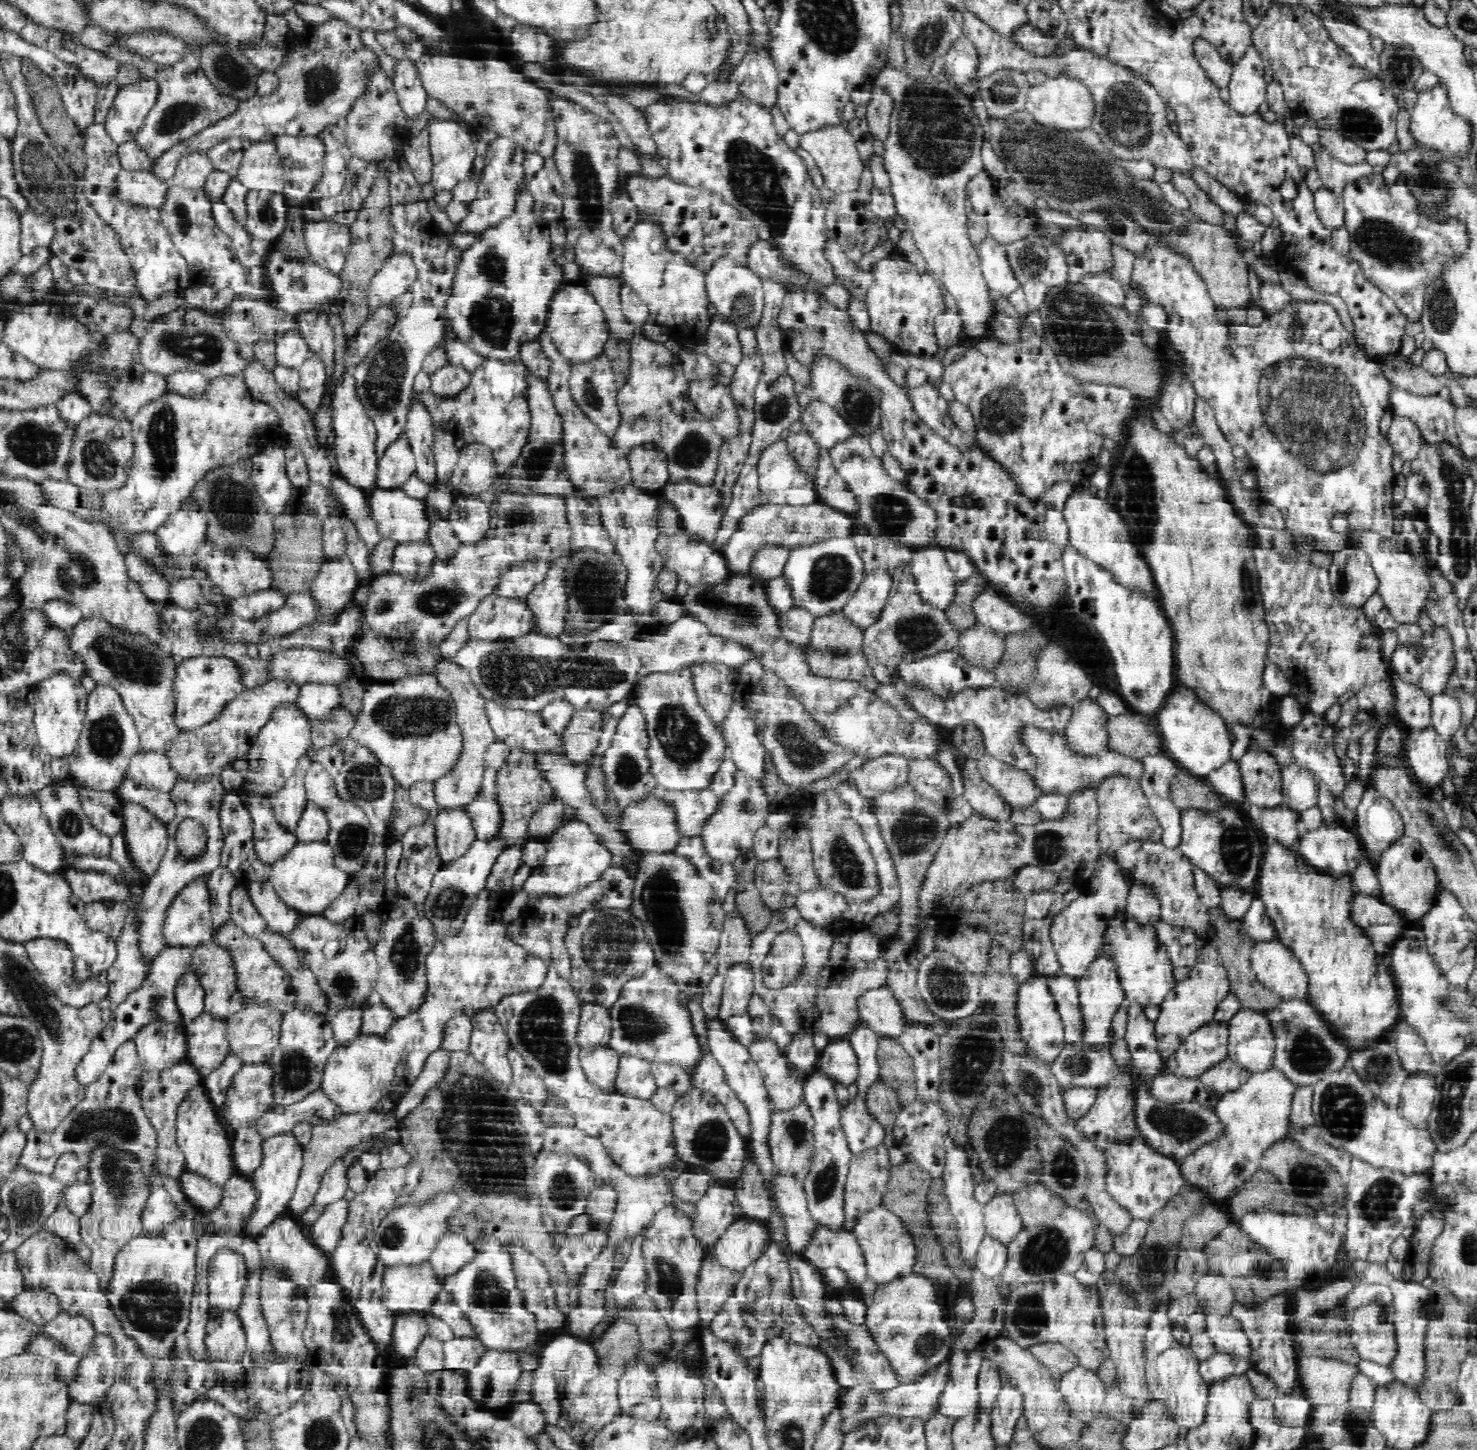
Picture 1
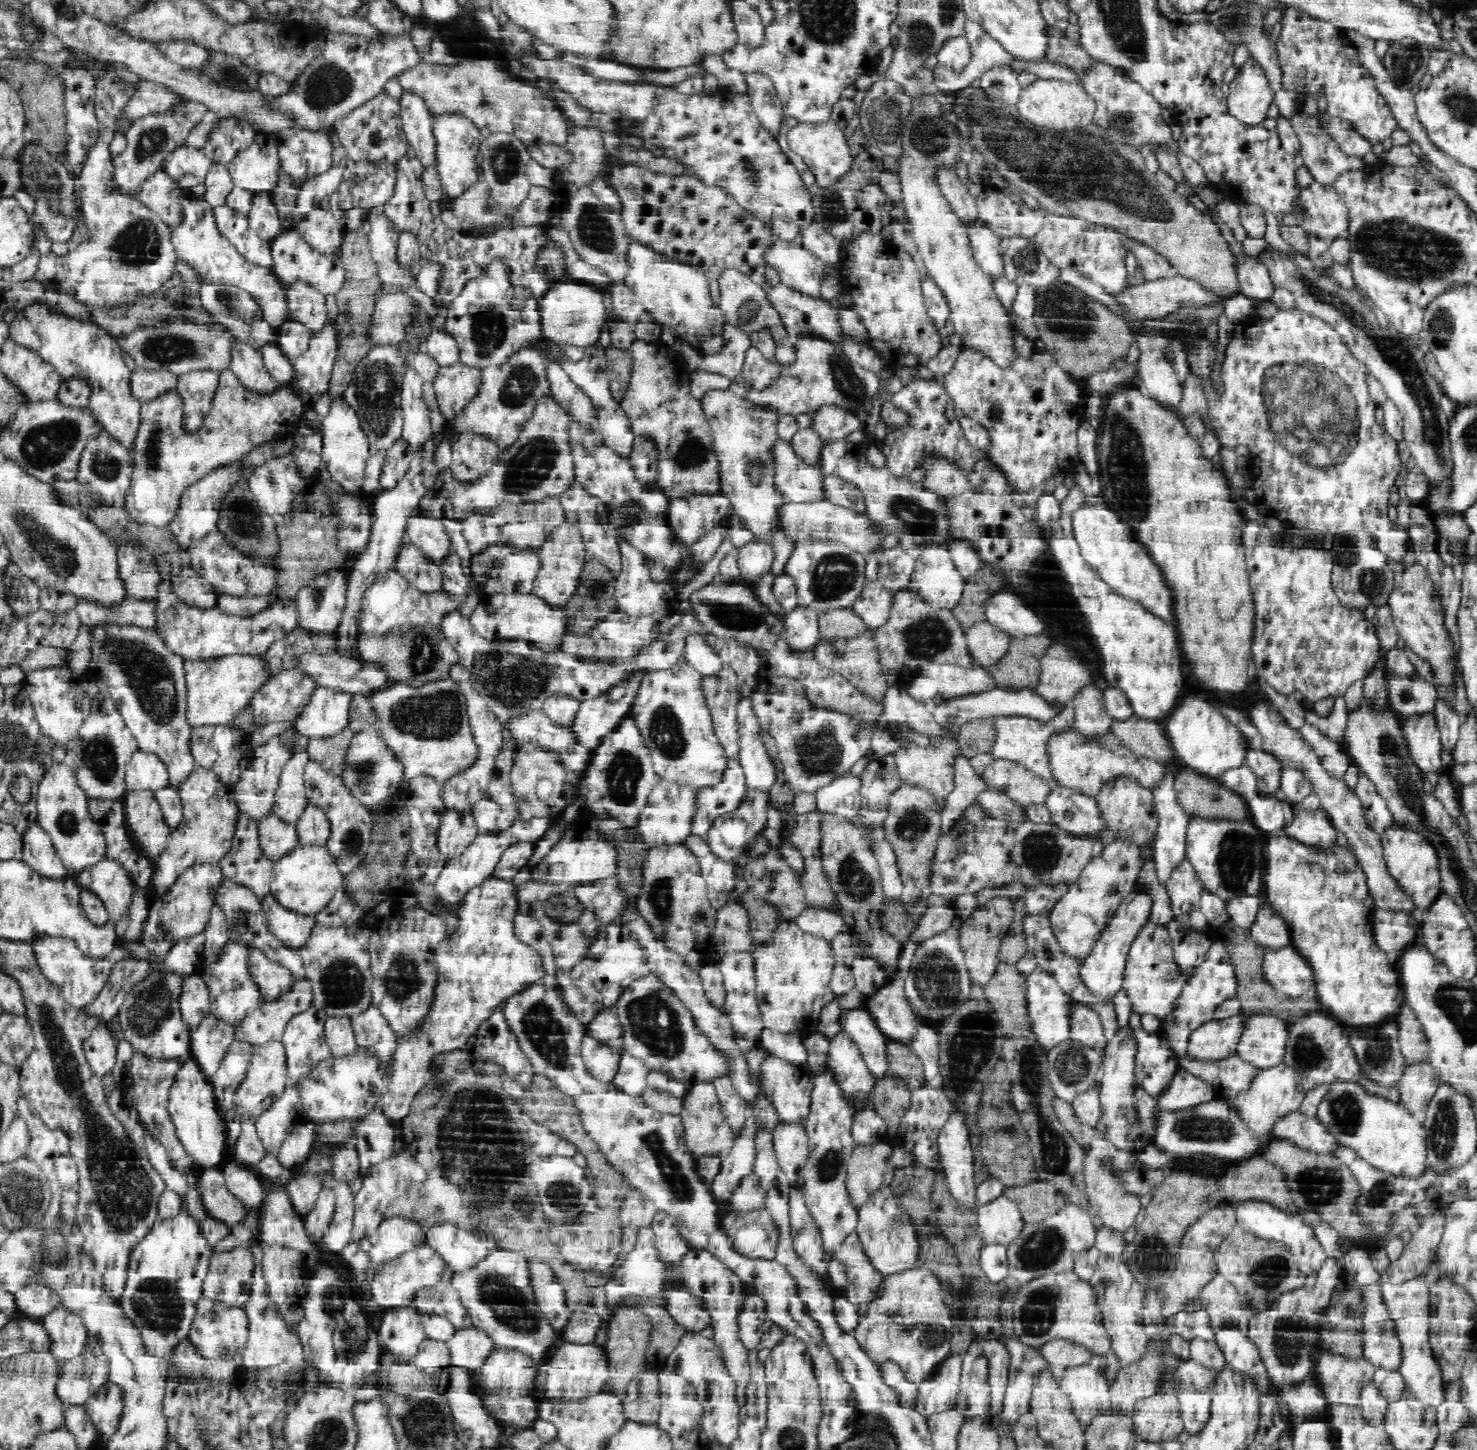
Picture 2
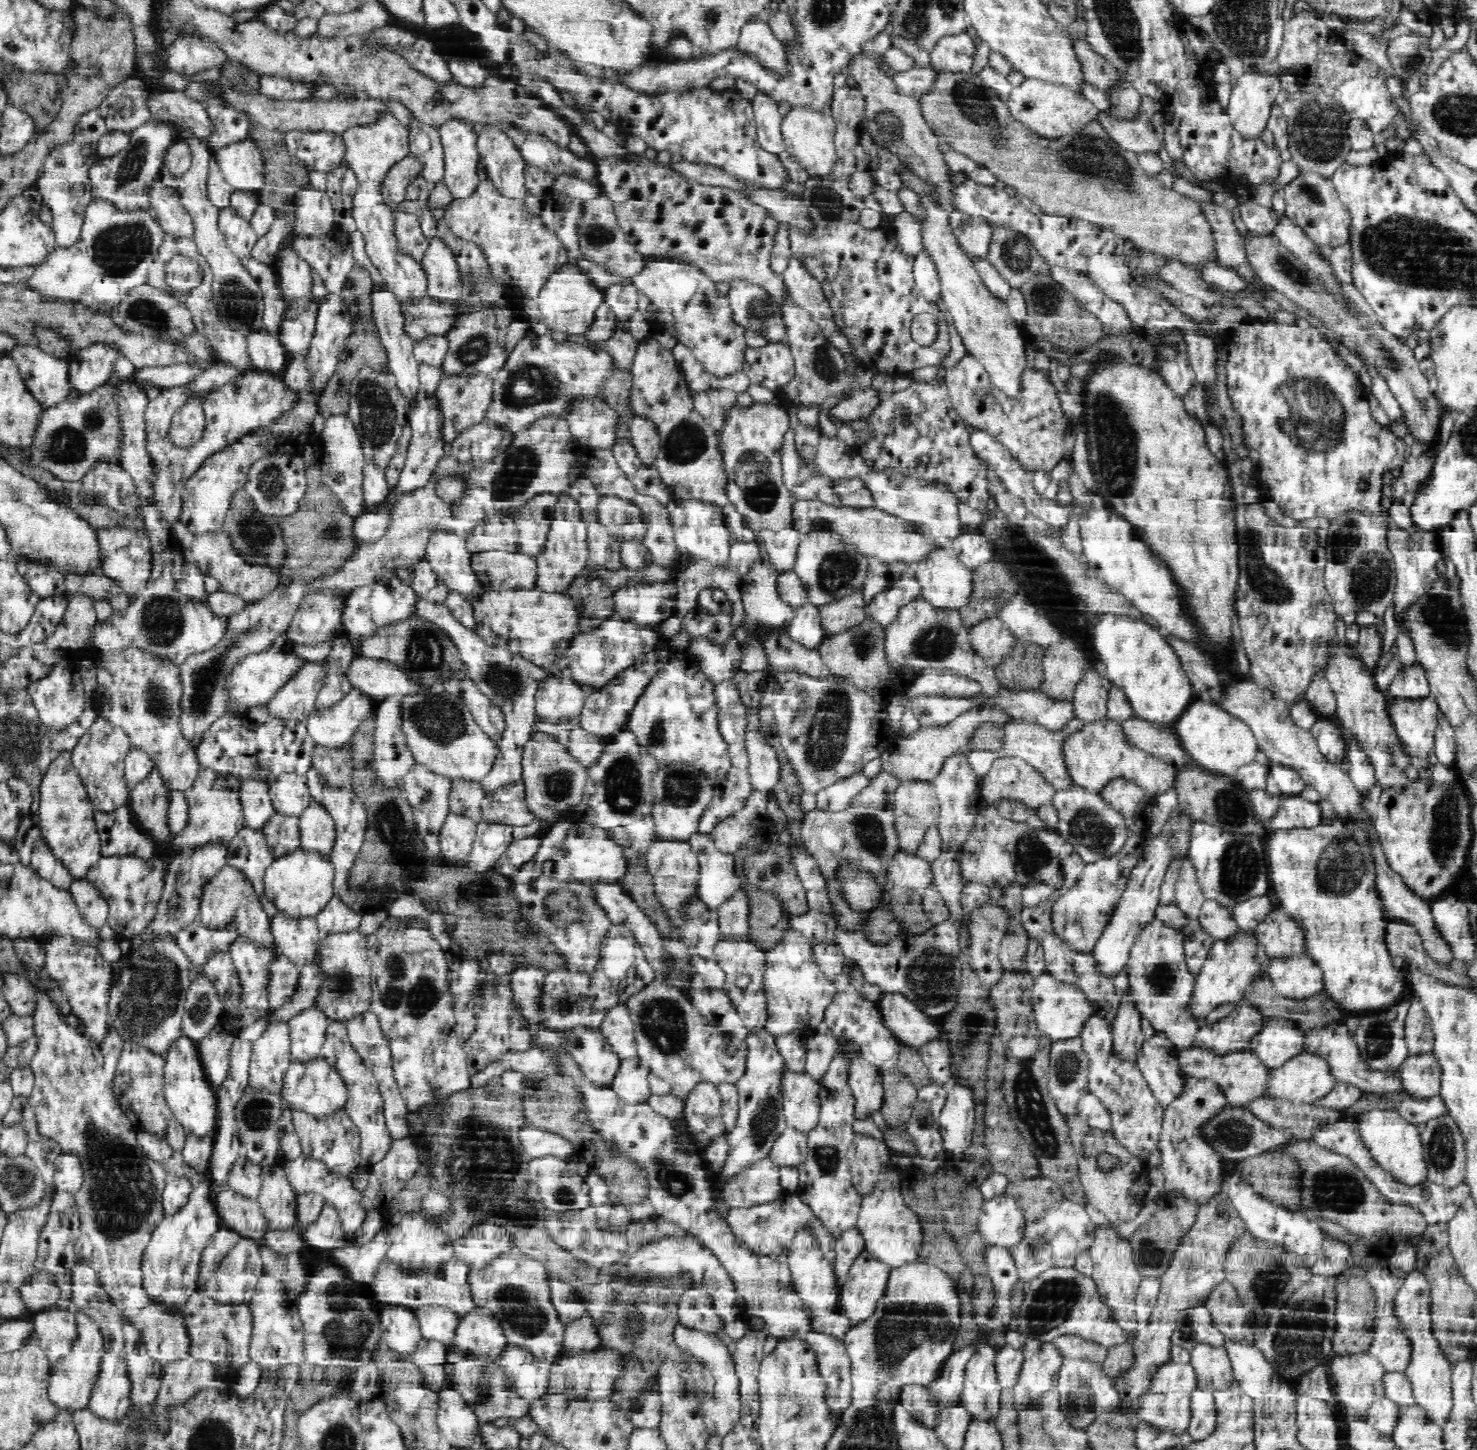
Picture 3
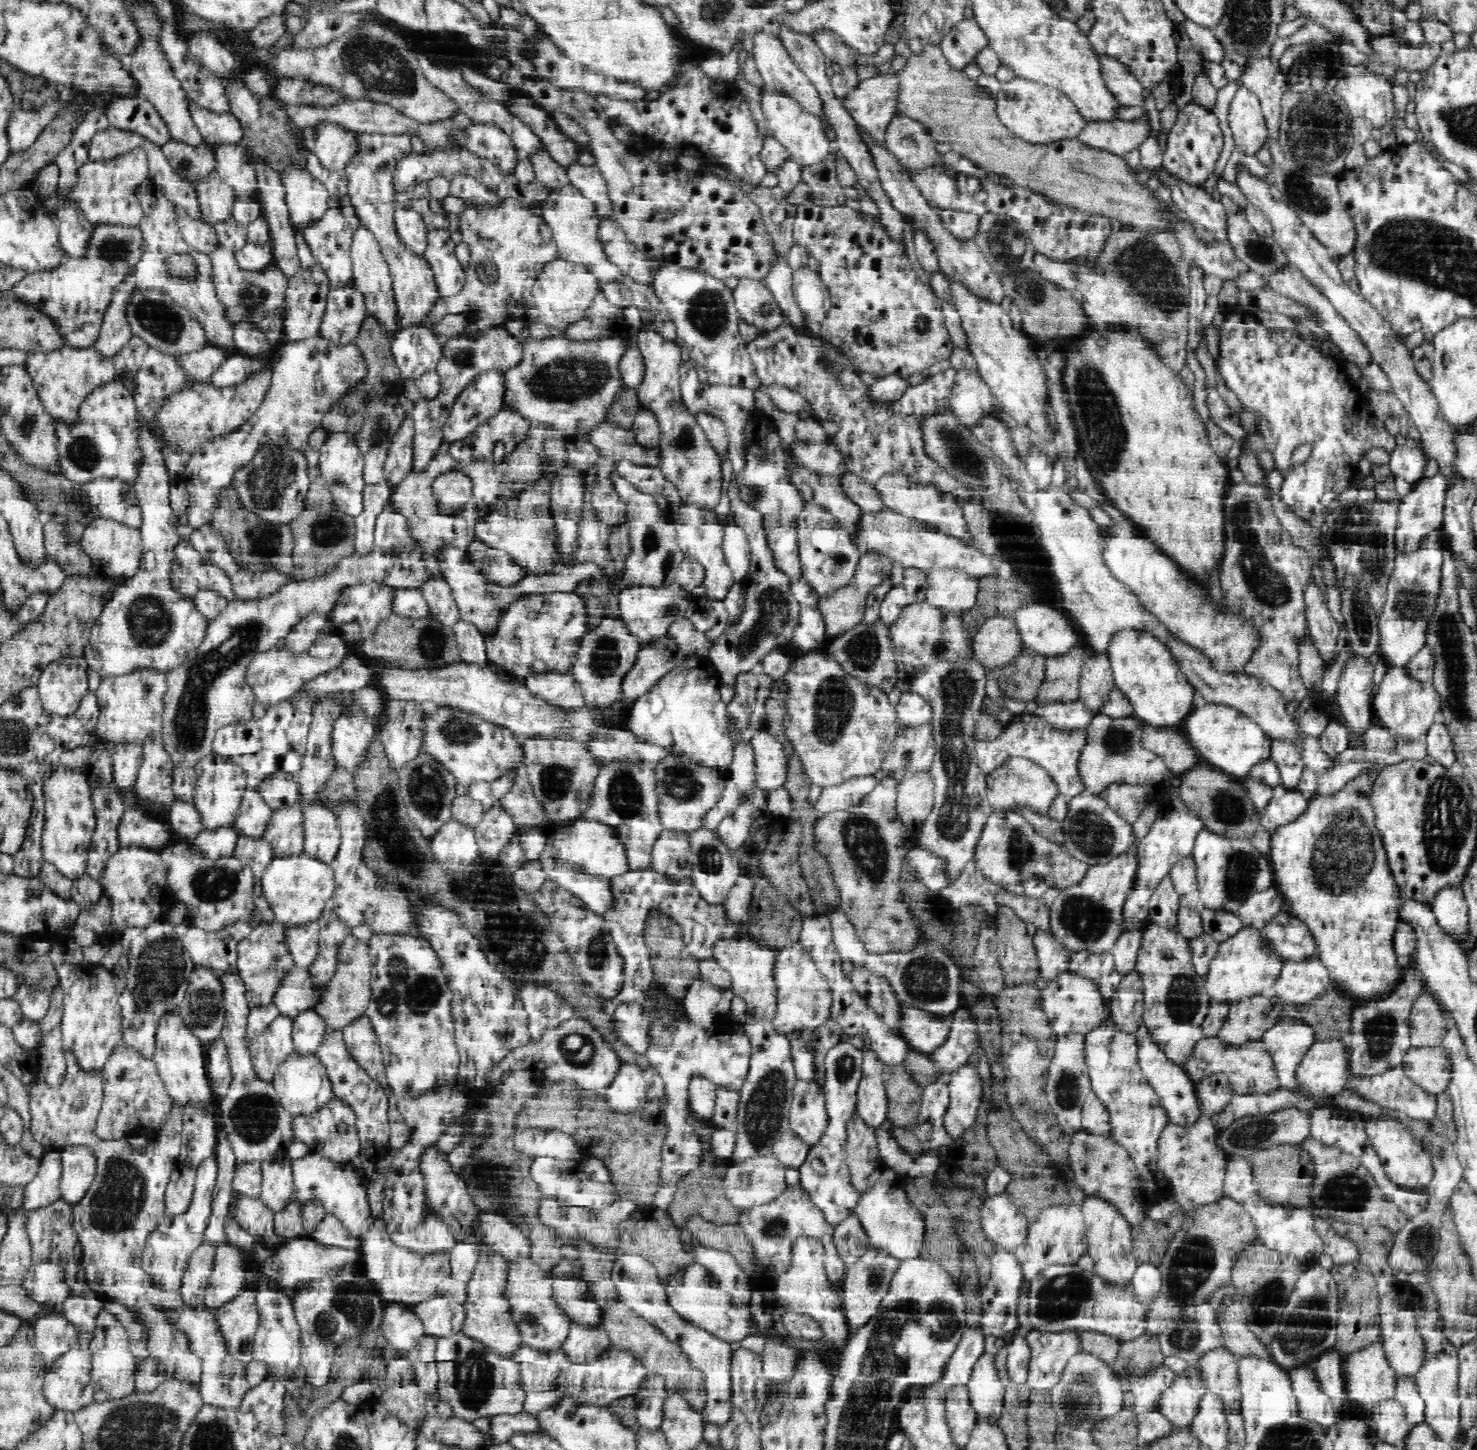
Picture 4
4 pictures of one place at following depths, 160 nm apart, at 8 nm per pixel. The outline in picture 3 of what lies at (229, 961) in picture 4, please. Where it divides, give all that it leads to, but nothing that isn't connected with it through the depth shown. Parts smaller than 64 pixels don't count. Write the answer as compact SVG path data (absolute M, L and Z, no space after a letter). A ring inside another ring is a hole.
M192 922L174 937L179 950L195 965L206 964L214 949L226 949L237 937L234 929L210 930L201 922Z

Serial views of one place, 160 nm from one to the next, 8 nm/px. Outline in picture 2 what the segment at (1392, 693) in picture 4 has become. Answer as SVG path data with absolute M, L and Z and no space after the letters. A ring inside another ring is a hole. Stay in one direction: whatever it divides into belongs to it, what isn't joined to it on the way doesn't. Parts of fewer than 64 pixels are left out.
M1433 713L1402 721L1402 731L1408 746L1409 756L1422 776L1447 772L1442 768L1441 732L1436 725Z

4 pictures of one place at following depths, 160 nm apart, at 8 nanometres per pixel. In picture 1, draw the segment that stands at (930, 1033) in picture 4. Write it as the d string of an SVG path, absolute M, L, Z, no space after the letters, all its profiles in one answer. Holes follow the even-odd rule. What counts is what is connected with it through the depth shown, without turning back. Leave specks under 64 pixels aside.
M888 986L860 993L855 998L855 1006L860 1023L882 1038L896 1038L906 1025L902 1009Z

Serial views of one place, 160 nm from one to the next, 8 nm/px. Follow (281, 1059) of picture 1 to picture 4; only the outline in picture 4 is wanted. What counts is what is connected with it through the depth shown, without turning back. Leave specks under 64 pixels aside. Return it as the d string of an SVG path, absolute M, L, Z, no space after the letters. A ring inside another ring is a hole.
M314 1009L304 1010L293 1019L293 1043L295 1052L312 1056L318 1050L329 1030L324 1018Z

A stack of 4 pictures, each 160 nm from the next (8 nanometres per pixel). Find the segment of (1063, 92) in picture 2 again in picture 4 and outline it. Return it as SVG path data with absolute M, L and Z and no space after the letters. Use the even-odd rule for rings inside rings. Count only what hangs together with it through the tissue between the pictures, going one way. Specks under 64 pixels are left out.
M1020 77L1001 85L1000 92L994 96L998 117L1010 131L1014 131L1026 141L1045 143L1063 138L1076 138L1089 123L1078 111L1076 103L1061 90Z

